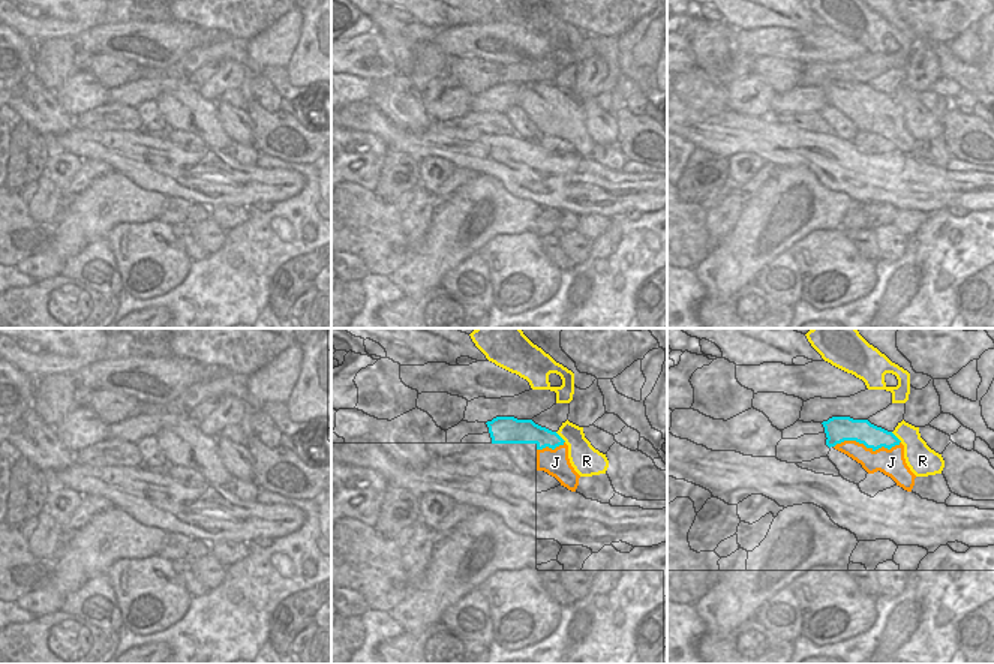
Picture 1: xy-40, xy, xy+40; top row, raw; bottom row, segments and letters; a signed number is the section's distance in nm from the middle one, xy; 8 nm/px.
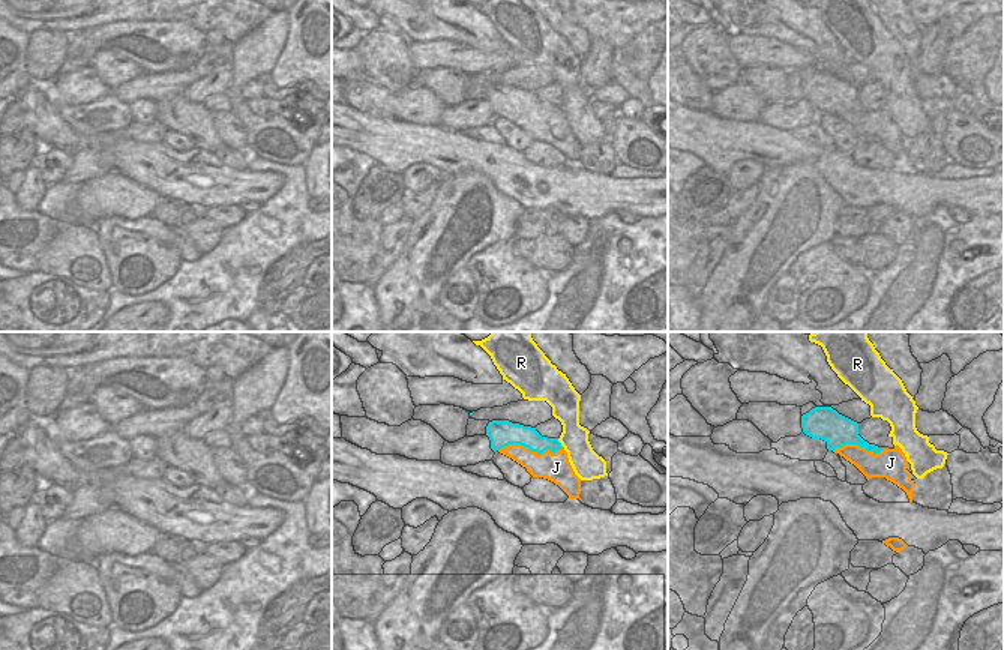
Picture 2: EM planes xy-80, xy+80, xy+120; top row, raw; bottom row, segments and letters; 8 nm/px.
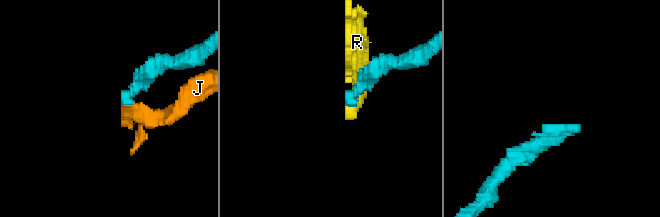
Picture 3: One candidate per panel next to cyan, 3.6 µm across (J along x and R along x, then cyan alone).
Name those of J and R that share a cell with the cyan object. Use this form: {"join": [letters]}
{"join": []}

